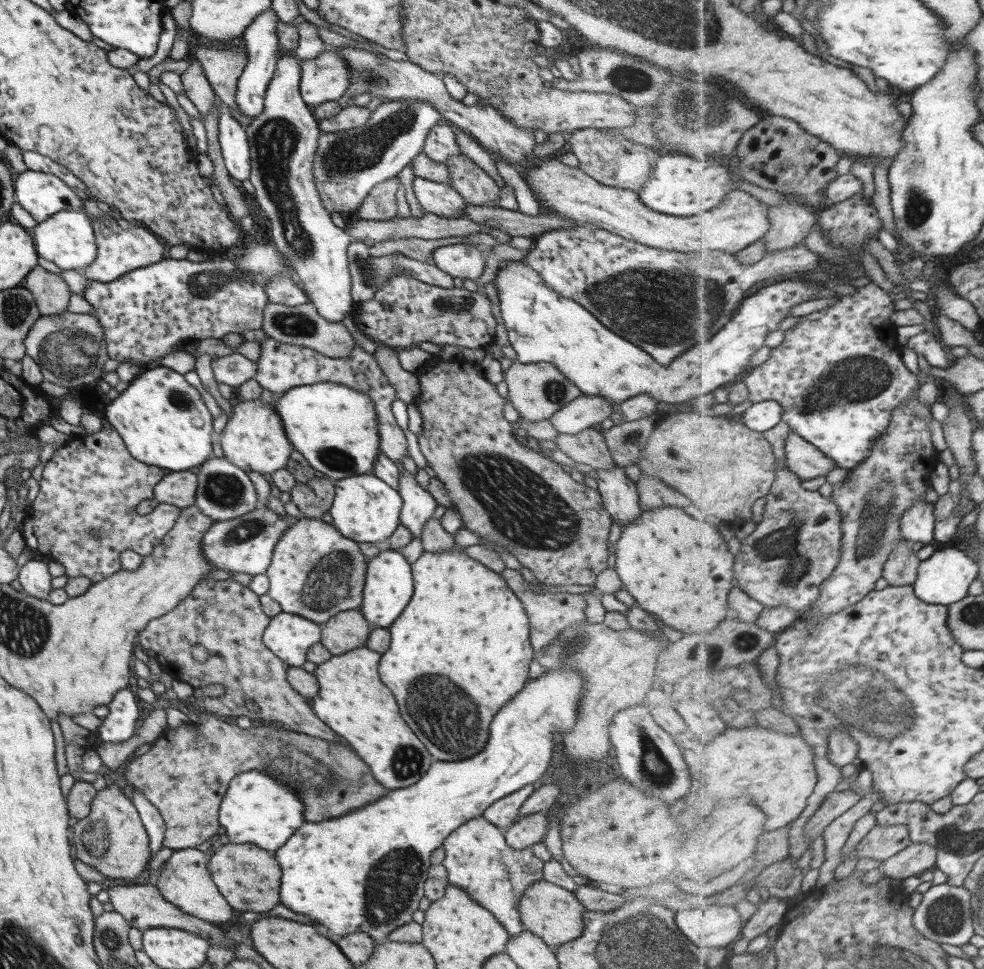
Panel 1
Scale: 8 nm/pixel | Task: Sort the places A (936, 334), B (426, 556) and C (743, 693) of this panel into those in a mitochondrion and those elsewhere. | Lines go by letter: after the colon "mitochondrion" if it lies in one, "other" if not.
A: other
B: other
C: other

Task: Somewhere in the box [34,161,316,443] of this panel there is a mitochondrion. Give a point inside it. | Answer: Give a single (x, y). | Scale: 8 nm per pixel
(70, 354)

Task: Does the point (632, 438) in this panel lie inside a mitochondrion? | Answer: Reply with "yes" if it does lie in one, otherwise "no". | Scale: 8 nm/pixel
yes

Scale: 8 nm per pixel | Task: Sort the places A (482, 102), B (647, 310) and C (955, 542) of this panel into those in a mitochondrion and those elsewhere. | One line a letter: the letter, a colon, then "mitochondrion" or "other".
A: other
B: mitochondrion
C: other

